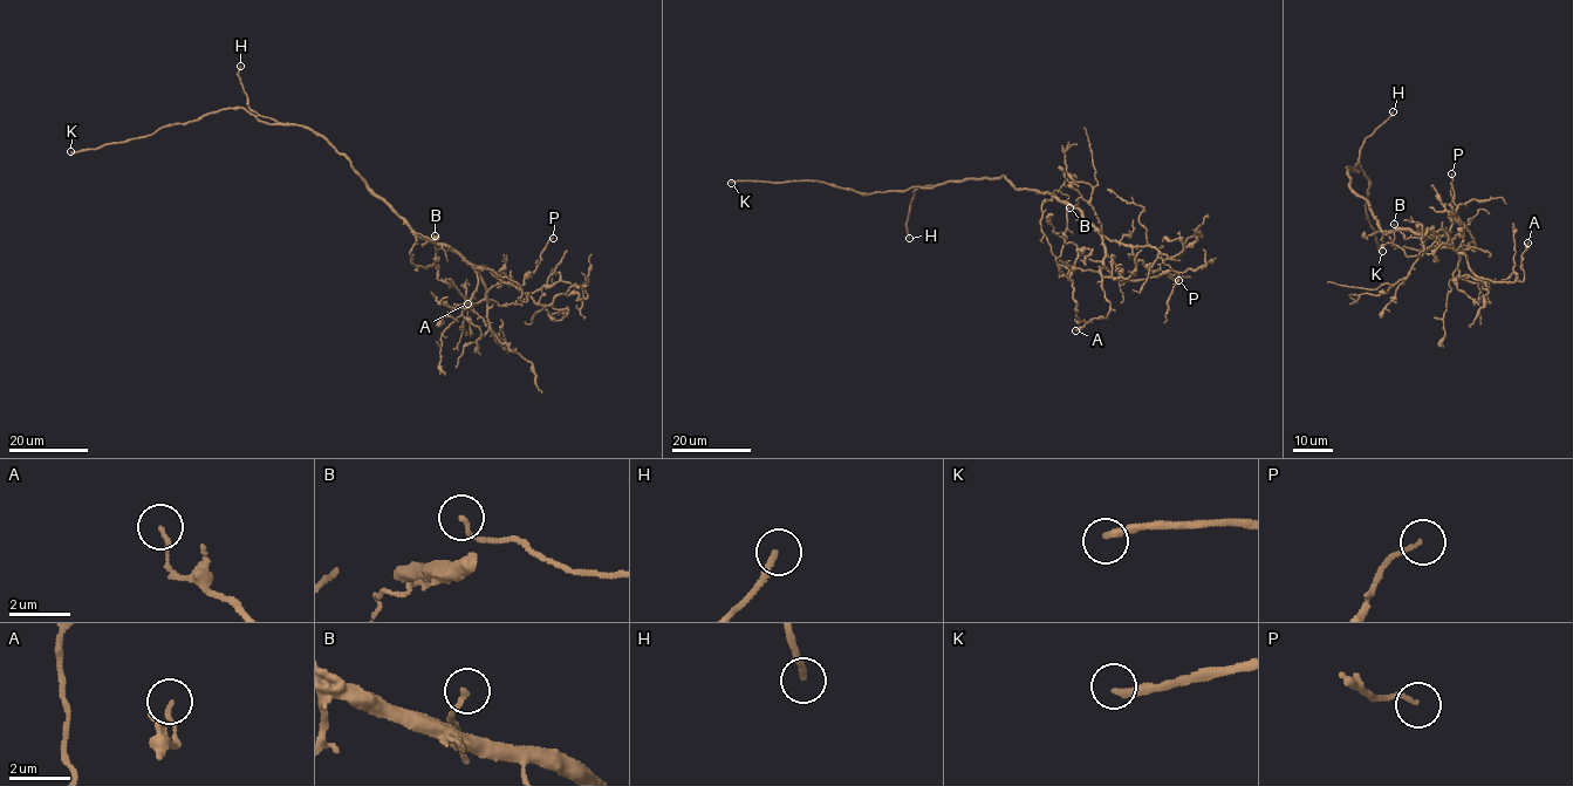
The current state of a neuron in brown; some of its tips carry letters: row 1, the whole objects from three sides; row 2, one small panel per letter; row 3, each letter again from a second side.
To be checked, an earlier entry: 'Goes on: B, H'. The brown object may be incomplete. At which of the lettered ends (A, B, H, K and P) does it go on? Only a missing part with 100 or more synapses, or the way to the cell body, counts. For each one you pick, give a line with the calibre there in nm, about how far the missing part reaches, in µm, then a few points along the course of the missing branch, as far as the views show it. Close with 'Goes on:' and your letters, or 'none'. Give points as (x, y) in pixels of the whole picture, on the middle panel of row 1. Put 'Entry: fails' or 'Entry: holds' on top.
Entry: fails
H: 200 nm | 100 µm
K: 240 nm | 130 µm
Goes on: H, K

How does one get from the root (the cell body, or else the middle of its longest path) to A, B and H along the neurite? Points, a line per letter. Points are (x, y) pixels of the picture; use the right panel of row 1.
A: (1368, 203), (1382, 231), (1408, 229), (1433, 237), (1462, 252), (1475, 274), (1493, 281), (1524, 280), (1527, 243)
B: (1368, 203), (1377, 225), (1396, 246), (1427, 250), (1444, 245), (1449, 238), (1424, 236), (1394, 224)
H: (1368, 203), (1352, 189), (1347, 169), (1353, 171), (1363, 142), (1393, 111)

